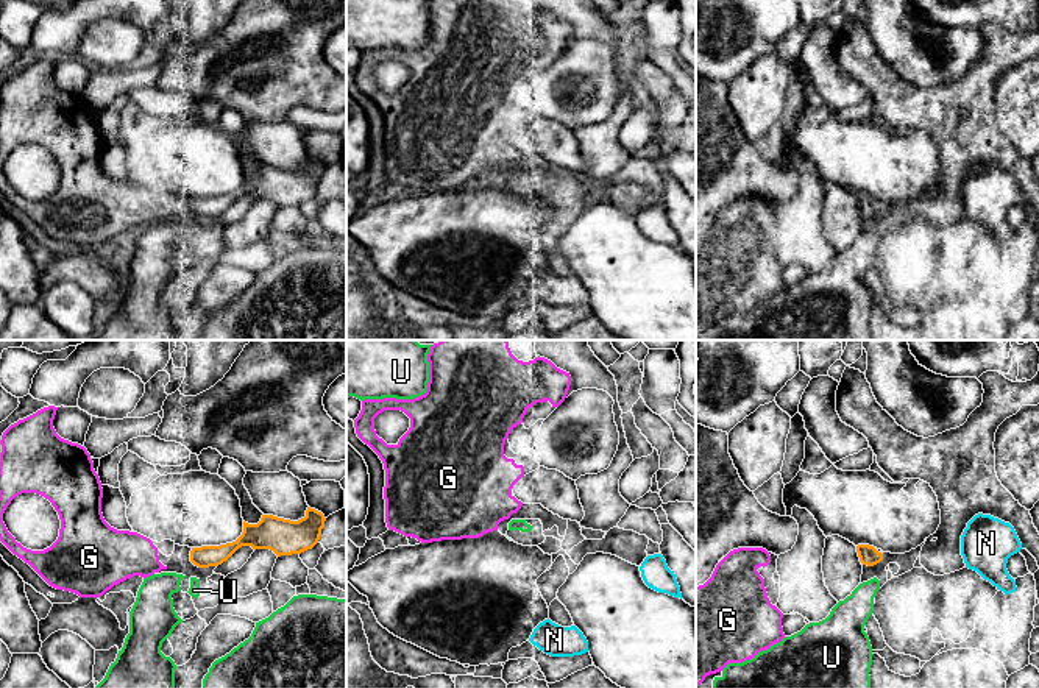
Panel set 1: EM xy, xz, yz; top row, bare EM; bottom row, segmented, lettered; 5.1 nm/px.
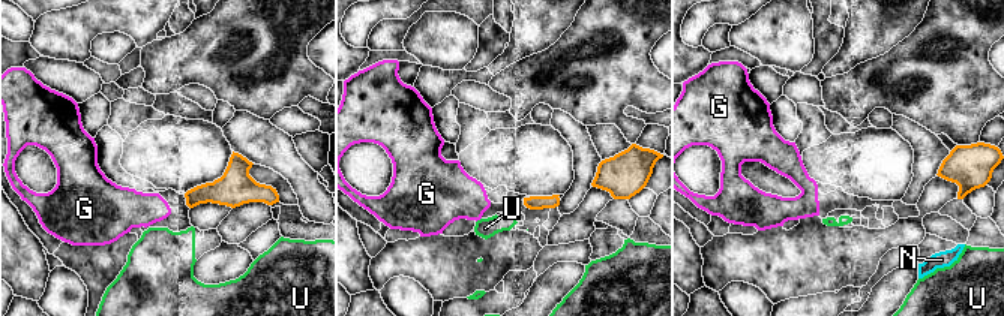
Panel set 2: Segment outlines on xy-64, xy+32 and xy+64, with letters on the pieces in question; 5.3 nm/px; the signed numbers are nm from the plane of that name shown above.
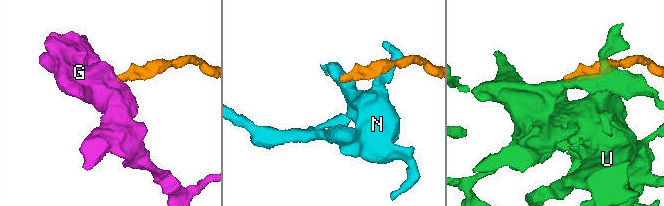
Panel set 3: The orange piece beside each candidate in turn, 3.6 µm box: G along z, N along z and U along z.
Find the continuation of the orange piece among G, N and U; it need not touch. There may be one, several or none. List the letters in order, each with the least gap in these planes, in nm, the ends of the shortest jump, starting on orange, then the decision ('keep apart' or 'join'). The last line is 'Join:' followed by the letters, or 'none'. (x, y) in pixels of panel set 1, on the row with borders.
G: 130 nm | xy (191, 560), (166, 567) | join
N: 400 nm | yz (882, 554), (961, 554) | keep apart
U: 60 nm | xy (198, 567), (195, 578) | keep apart
Join: G

